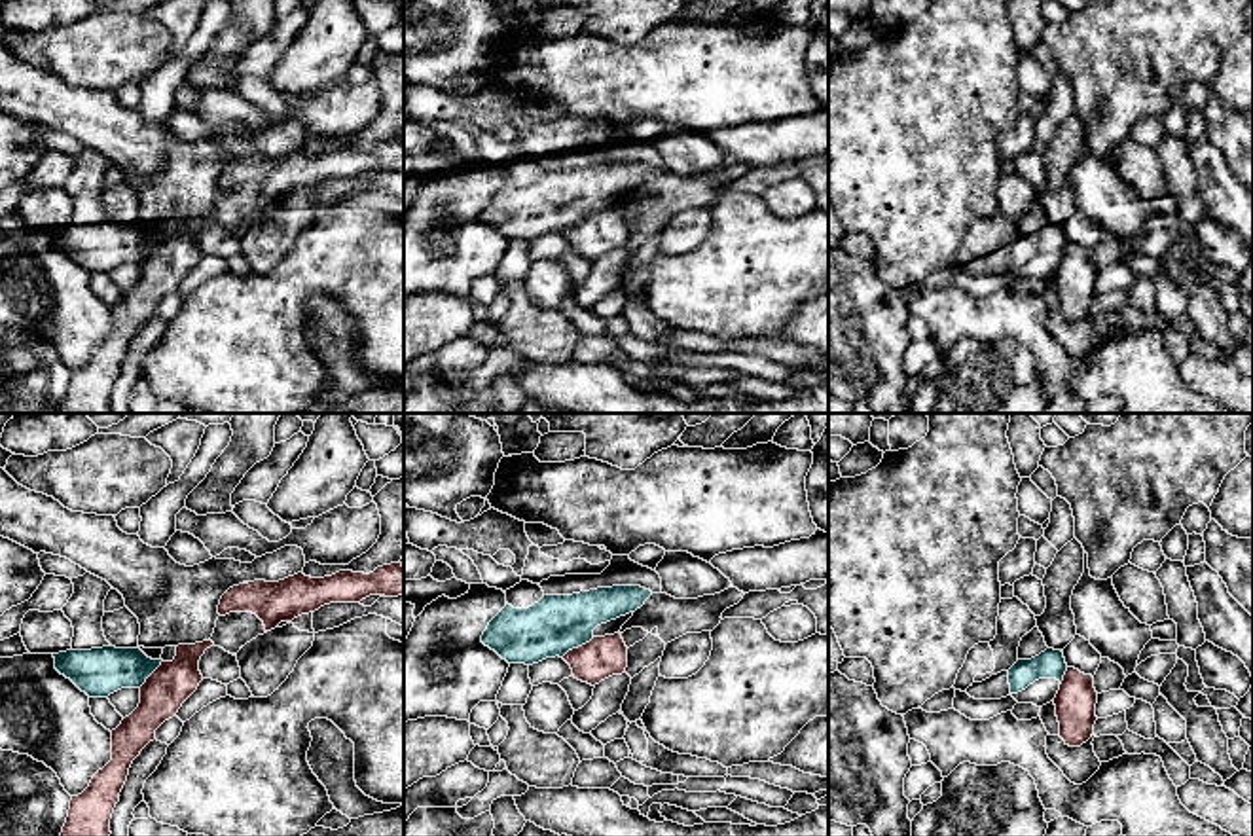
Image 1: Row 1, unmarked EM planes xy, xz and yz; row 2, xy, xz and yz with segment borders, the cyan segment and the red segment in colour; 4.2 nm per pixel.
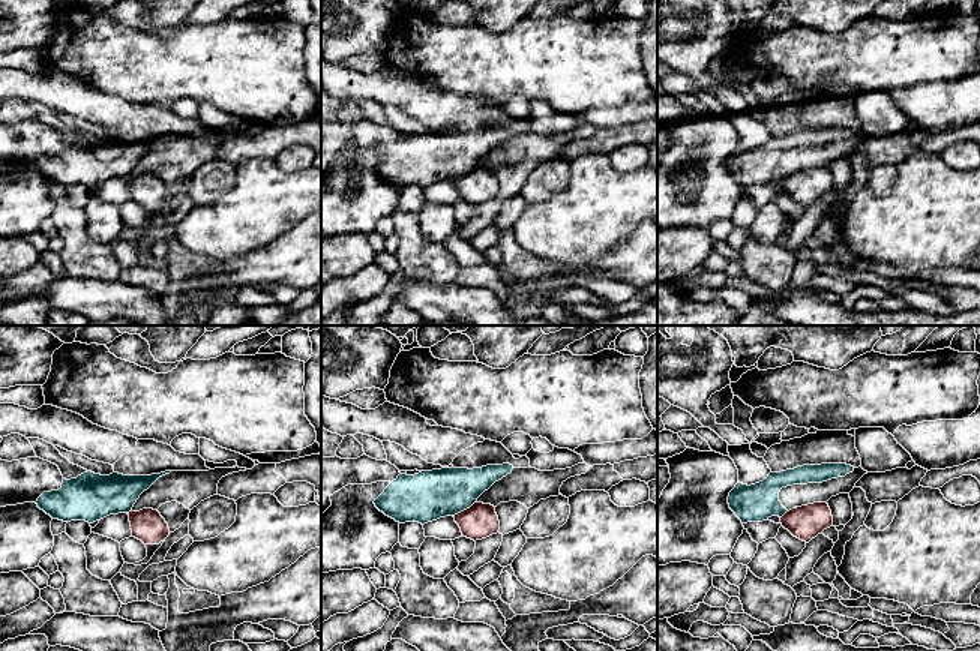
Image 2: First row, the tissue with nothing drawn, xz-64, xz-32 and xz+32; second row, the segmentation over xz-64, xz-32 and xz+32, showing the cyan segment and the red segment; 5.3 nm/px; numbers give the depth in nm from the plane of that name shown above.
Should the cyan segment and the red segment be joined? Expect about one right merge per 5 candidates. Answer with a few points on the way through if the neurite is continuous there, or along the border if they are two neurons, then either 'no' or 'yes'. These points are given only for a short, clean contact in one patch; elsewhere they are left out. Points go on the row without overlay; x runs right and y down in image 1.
border along xz (594, 213), (562, 232); no

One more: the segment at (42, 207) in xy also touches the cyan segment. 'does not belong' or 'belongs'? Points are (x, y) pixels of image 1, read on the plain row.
does not belong

